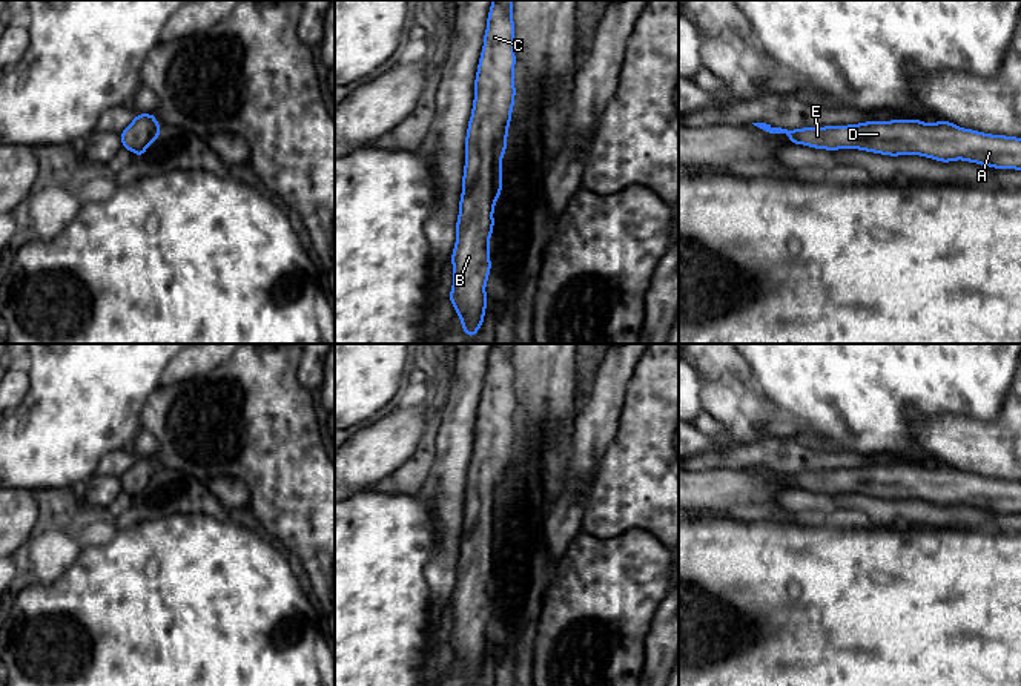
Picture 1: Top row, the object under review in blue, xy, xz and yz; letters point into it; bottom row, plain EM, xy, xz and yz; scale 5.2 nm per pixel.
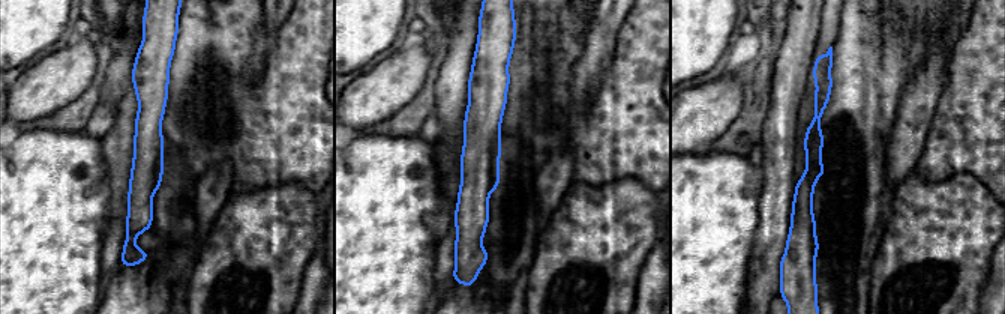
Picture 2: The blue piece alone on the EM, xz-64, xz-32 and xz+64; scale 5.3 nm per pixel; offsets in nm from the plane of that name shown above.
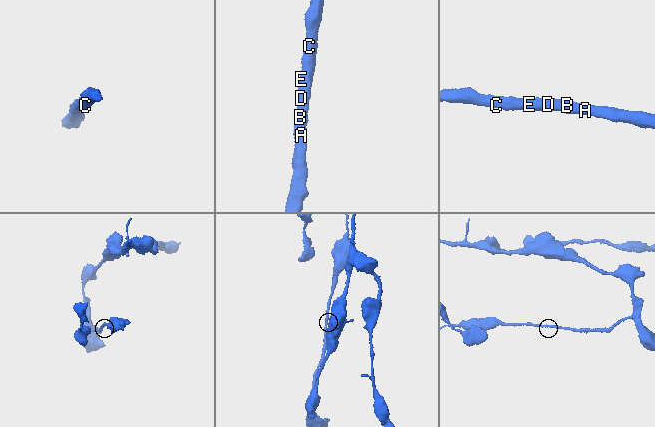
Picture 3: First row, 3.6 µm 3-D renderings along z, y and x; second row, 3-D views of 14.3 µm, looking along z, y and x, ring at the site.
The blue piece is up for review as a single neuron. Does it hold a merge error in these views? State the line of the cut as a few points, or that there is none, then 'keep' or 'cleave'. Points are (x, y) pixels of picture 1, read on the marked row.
cut none; keep

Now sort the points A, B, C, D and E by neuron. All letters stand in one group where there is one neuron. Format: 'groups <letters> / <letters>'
groups A B C D E

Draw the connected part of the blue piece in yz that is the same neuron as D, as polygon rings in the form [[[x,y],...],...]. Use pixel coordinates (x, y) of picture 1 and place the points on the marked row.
[[[866,121],[849,126],[781,129],[752,123],[769,134],[786,134],[792,144],[814,149],[860,149],[898,157],[921,155],[941,163],[964,160],[993,169],[1021,170],[1021,138],[963,129],[950,121]]]

